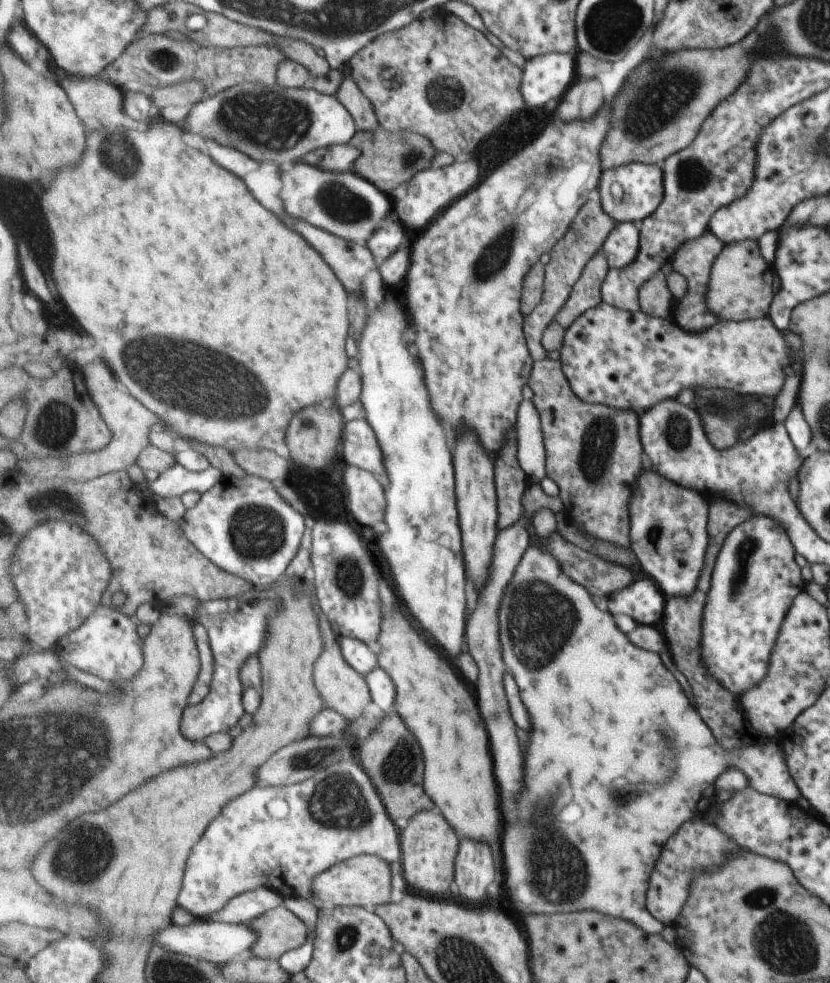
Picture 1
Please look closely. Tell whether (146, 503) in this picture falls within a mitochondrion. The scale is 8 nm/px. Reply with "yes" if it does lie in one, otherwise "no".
no

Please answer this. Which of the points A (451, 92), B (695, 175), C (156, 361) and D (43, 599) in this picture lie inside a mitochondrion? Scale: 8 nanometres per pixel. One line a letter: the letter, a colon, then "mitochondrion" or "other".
A: mitochondrion
B: mitochondrion
C: mitochondrion
D: other

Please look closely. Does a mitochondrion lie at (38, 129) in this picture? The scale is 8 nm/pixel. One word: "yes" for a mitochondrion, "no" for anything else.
no

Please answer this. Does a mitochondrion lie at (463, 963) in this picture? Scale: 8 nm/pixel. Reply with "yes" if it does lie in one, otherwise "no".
yes

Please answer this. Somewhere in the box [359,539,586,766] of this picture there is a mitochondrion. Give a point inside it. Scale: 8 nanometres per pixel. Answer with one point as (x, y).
(541, 621)

